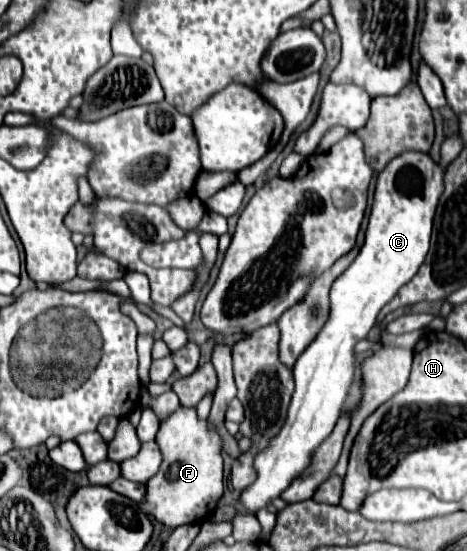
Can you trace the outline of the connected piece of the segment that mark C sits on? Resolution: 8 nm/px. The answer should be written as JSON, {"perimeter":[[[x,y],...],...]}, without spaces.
{"perimeter":[[[407,151],[391,161],[387,171],[379,173],[365,245],[349,269],[335,279],[329,293],[329,317],[293,367],[295,391],[279,435],[255,455],[253,465],[257,479],[239,499],[239,505],[247,513],[257,515],[257,511],[267,509],[273,499],[281,497],[281,493],[311,467],[315,449],[331,435],[355,379],[355,345],[367,337],[377,323],[379,311],[407,281],[411,281],[425,261],[433,215],[441,193],[443,171],[439,171],[437,163],[433,163],[427,153]]]}

